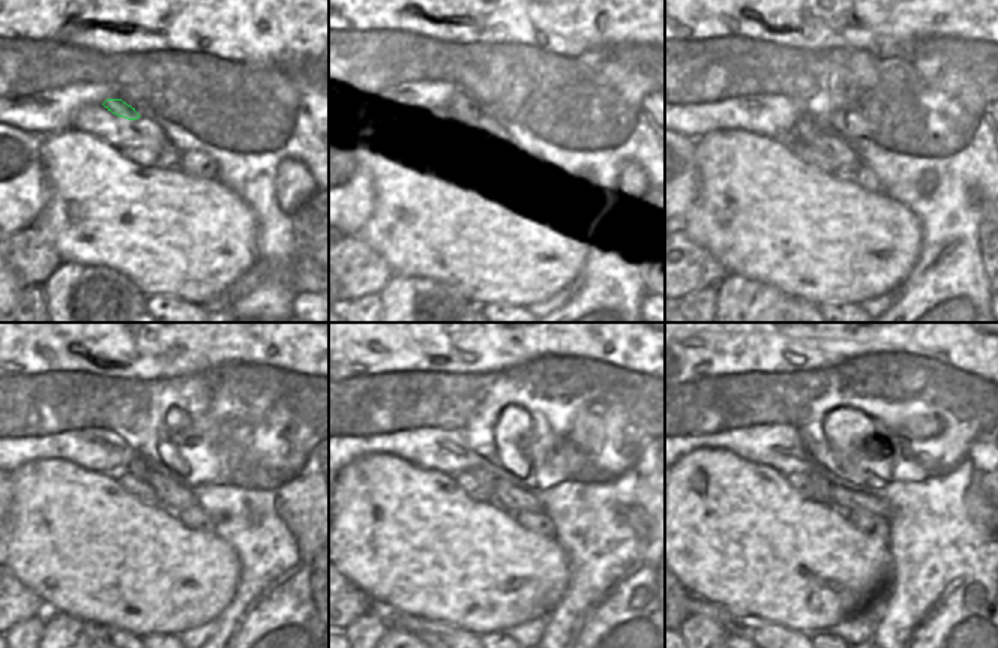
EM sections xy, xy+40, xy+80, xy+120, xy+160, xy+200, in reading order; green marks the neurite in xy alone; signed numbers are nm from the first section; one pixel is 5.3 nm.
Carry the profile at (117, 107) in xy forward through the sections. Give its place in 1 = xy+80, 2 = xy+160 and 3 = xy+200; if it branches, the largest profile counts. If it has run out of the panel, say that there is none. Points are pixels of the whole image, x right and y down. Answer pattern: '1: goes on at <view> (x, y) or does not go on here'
1: goes on at xy+80 (805, 129)
2: goes on at xy+160 (483, 477)
3: goes on at xy+200 (823, 485)

